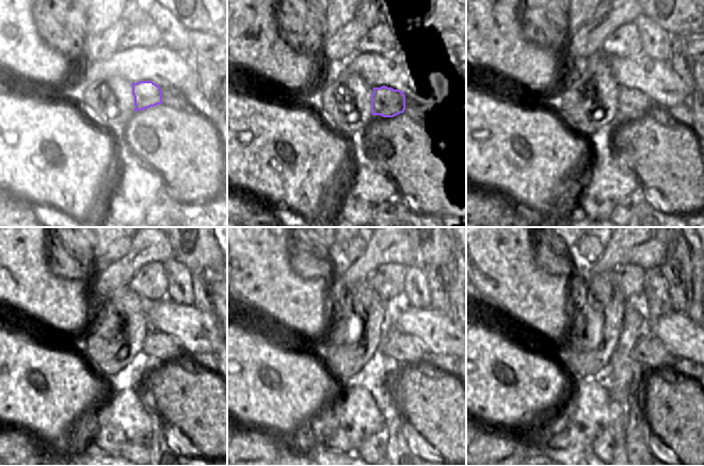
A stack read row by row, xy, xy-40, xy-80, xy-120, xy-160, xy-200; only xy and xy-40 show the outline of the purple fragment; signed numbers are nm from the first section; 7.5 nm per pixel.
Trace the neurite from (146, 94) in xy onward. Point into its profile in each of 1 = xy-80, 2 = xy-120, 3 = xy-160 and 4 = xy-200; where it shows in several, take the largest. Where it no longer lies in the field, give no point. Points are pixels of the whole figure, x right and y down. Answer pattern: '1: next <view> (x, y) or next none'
1: next xy-80 (630, 102)
2: next xy-120 (158, 346)
3: next xy-160 (404, 349)
4: next xy-200 (650, 352)

